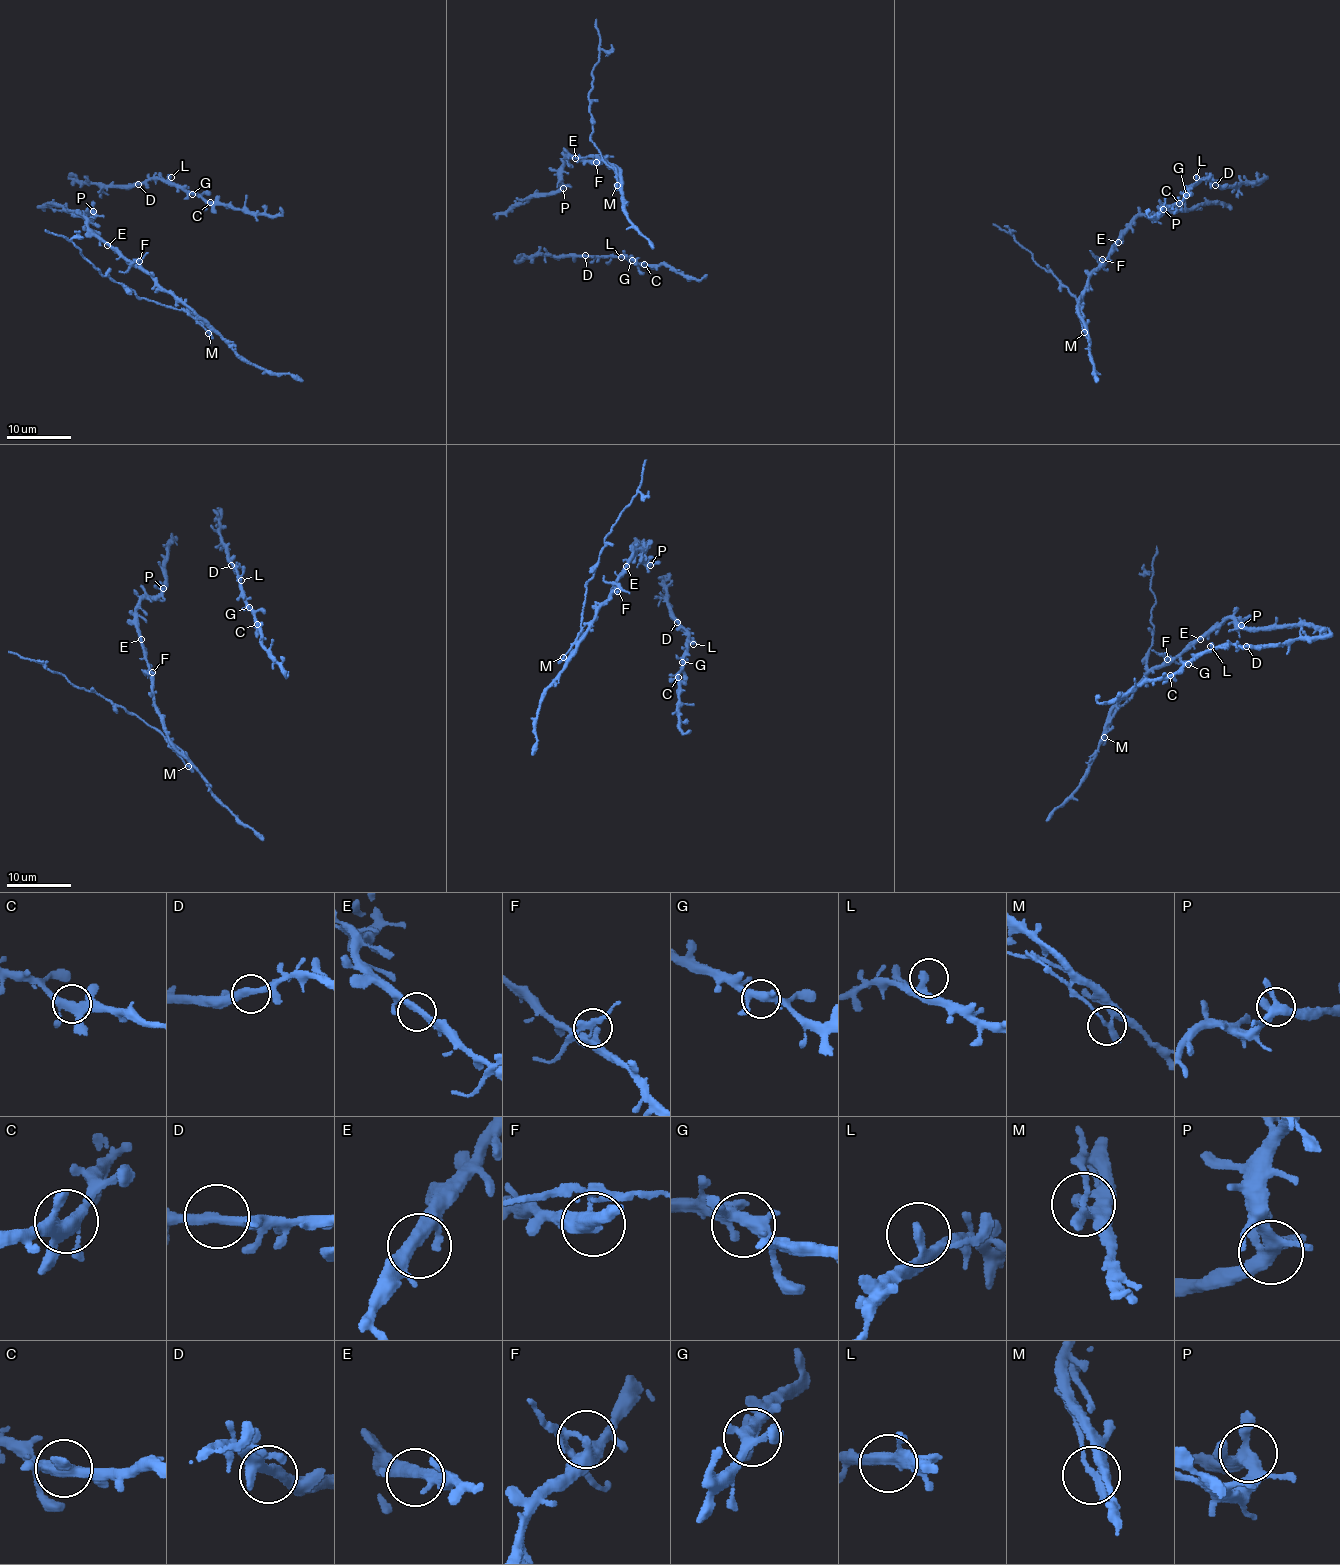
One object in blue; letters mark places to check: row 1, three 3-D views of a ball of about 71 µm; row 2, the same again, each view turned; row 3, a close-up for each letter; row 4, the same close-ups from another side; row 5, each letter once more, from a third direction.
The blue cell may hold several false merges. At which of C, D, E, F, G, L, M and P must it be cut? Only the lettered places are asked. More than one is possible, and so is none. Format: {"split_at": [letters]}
{"split_at": ["F", "M"]}

